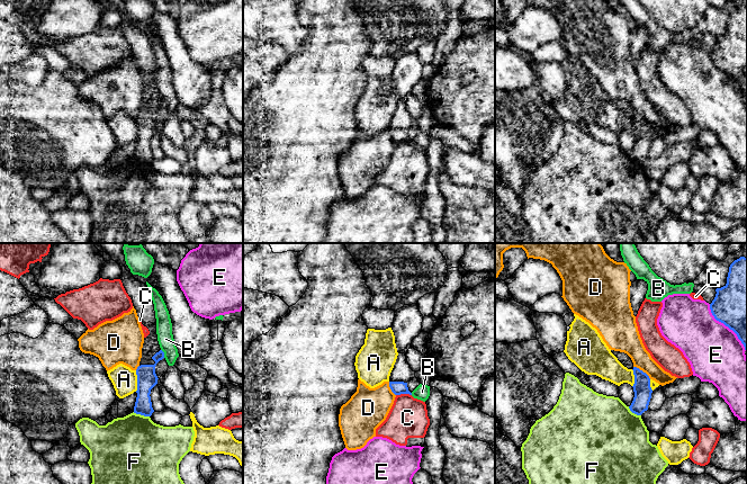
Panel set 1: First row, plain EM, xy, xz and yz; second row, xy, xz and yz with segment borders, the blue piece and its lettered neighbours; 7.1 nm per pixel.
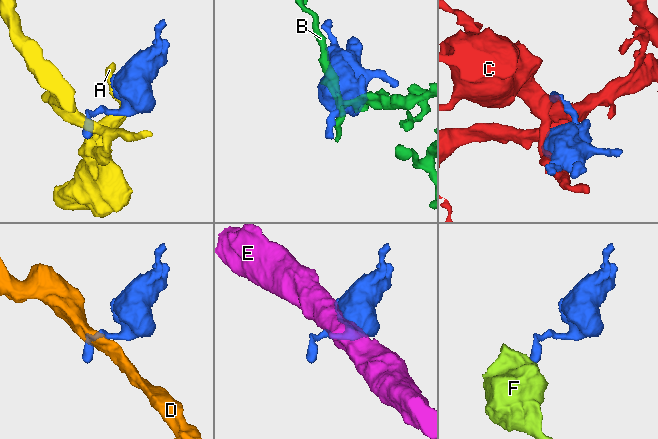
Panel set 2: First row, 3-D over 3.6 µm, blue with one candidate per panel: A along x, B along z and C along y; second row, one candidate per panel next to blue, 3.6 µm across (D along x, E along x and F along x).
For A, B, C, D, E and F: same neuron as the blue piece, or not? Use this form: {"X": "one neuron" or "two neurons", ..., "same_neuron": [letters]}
{"A": "two neurons", "B": "two neurons", "C": "two neurons", "D": "two neurons", "E": "two neurons", "F": "two neurons", "same_neuron": []}

